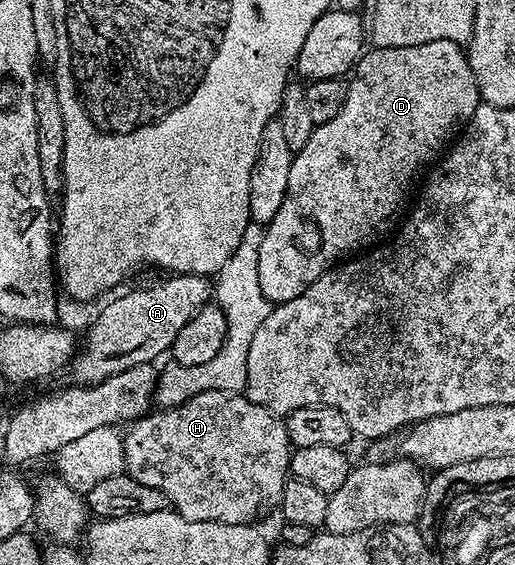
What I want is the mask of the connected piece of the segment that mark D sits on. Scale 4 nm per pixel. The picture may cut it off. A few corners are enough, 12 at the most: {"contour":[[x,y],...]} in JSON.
{"contour":[[451,41],[373,47],[261,236],[270,304],[380,244],[479,102]]}

